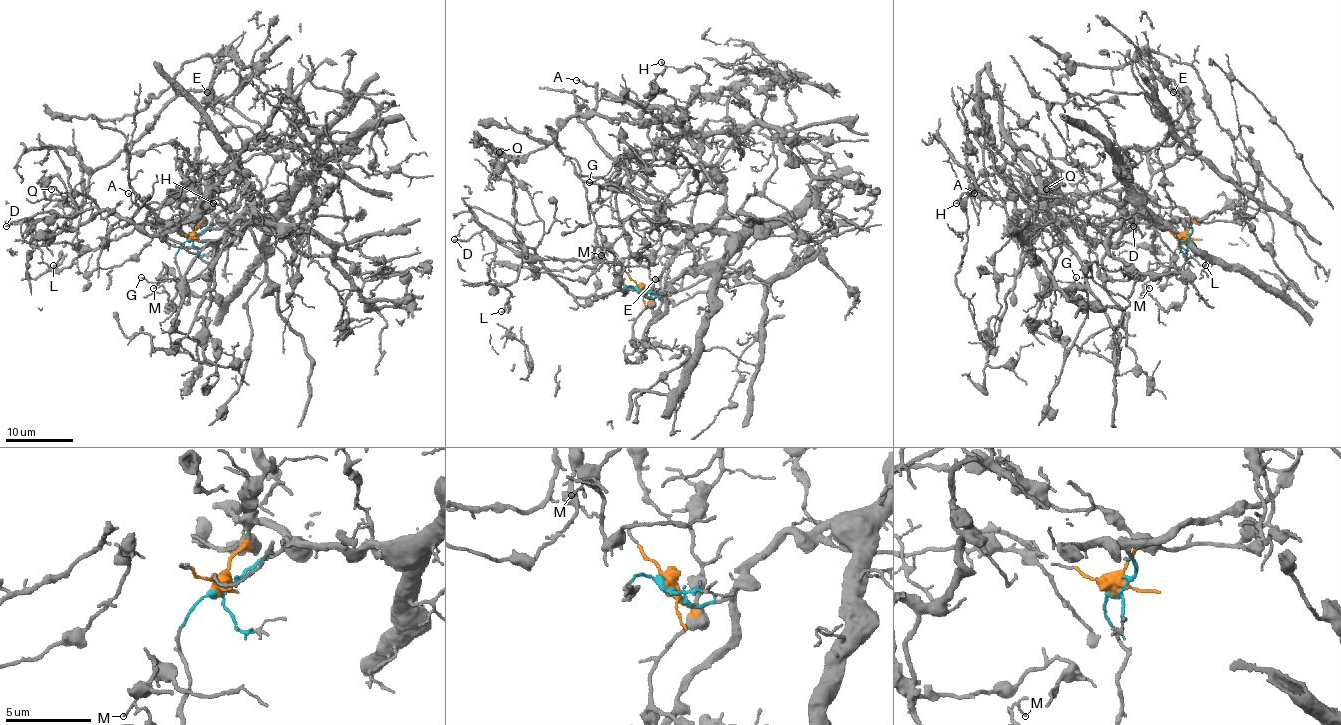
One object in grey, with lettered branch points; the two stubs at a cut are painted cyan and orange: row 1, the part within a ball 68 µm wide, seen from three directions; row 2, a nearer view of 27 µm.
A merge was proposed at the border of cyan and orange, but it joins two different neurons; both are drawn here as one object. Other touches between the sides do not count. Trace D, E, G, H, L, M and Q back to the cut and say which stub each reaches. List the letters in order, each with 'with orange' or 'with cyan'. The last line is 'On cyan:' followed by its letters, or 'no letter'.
D: with orange
E: with orange
G: with cyan
H: with orange
L: with orange
M: with cyan
Q: with orange
On cyan: G, M

